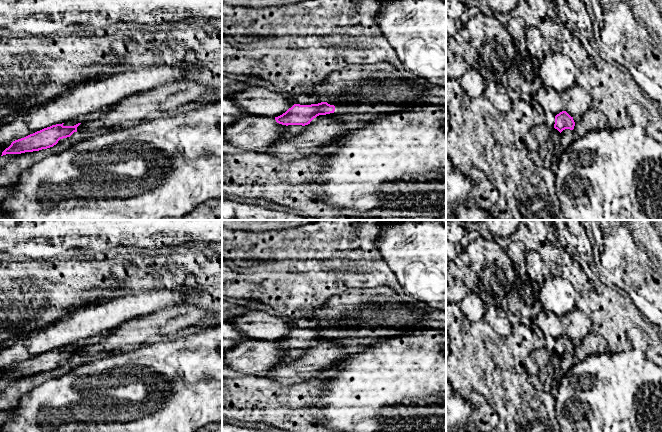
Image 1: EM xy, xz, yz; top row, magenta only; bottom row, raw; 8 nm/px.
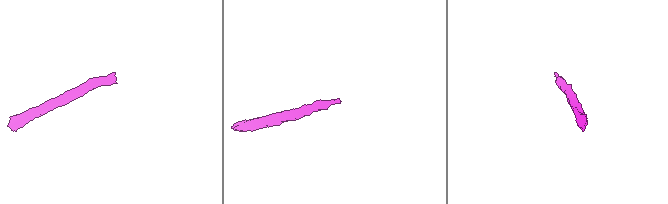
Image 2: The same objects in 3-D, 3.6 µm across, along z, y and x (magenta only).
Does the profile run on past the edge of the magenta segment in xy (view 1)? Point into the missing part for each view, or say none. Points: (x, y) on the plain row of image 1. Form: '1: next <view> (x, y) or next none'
1: next none

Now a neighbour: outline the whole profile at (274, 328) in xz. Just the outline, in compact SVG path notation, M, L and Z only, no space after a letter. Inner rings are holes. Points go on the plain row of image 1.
M246 310L228 321L249 339L264 339L275 342L294 329L287 322L287 318L256 310Z

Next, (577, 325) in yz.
M577 308L561 317L561 323L564 335L571 340L582 340L591 333L592 323L590 318Z

